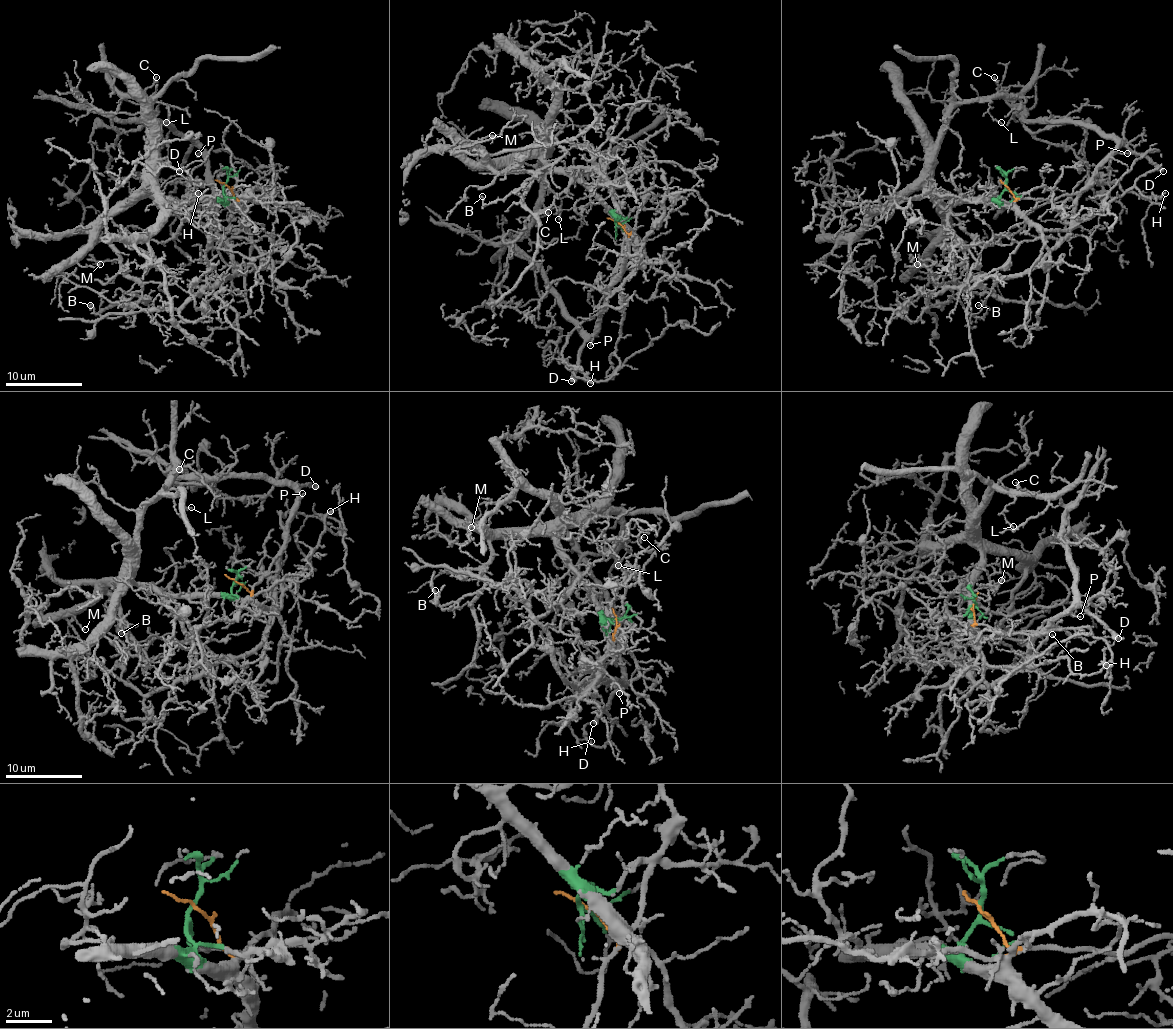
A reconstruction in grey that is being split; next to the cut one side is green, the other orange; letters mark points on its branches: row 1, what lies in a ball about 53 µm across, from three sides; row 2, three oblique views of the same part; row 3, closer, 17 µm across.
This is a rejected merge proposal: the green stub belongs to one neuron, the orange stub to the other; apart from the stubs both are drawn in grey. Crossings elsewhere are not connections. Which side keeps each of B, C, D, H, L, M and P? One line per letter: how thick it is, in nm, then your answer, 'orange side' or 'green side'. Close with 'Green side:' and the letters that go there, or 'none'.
B: 110 nm | green side
C: 150 nm | green side
D: 500 nm | orange side
H: 130 nm | orange side
L: 130 nm | green side
M: 120 nm | green side
P: 100 nm | orange side
Green side: B, C, L, M

